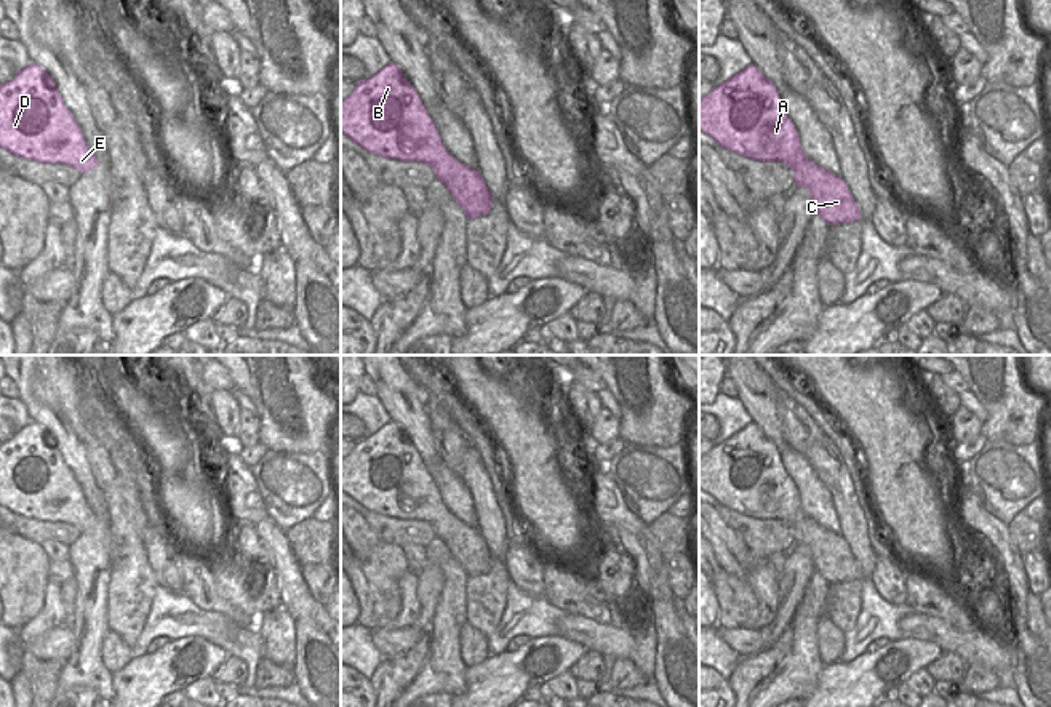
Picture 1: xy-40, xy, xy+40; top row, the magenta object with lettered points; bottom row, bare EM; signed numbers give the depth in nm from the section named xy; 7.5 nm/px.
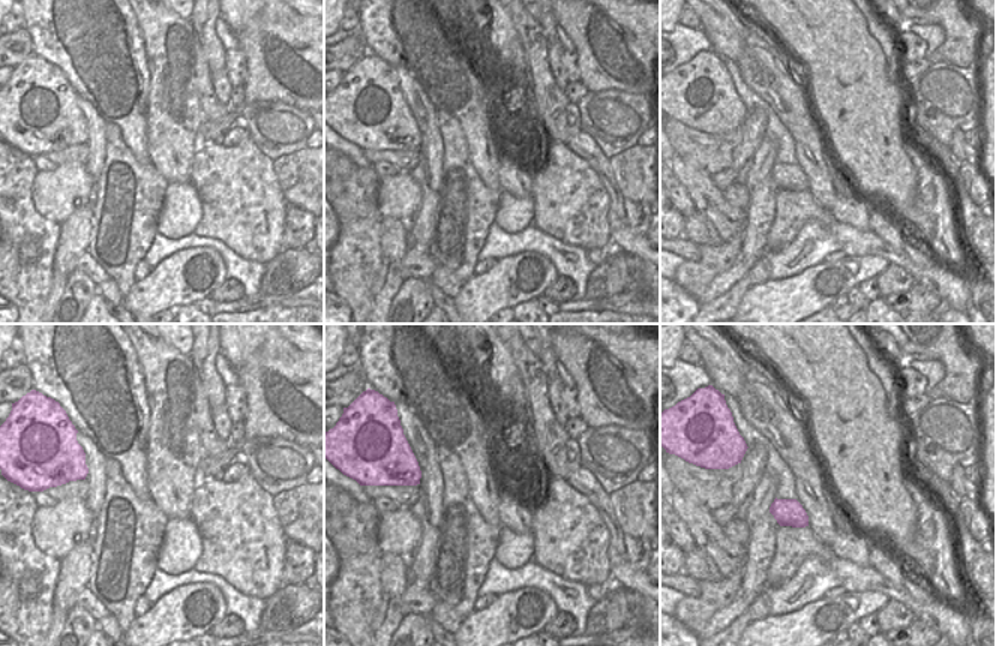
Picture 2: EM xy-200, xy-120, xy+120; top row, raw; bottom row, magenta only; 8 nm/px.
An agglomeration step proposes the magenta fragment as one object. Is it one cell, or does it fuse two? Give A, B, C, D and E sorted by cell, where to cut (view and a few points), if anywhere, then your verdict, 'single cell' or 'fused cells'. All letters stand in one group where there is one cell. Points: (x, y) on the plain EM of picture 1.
A B C D E | no cut | single cell

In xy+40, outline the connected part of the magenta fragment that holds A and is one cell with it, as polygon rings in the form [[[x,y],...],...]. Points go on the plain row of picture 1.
[[[753,422],[699,457],[699,489],[742,515],[785,521],[793,529],[797,544],[809,549],[814,571],[829,584],[861,579],[861,568],[846,541],[803,512],[797,486],[782,465],[777,446]]]

